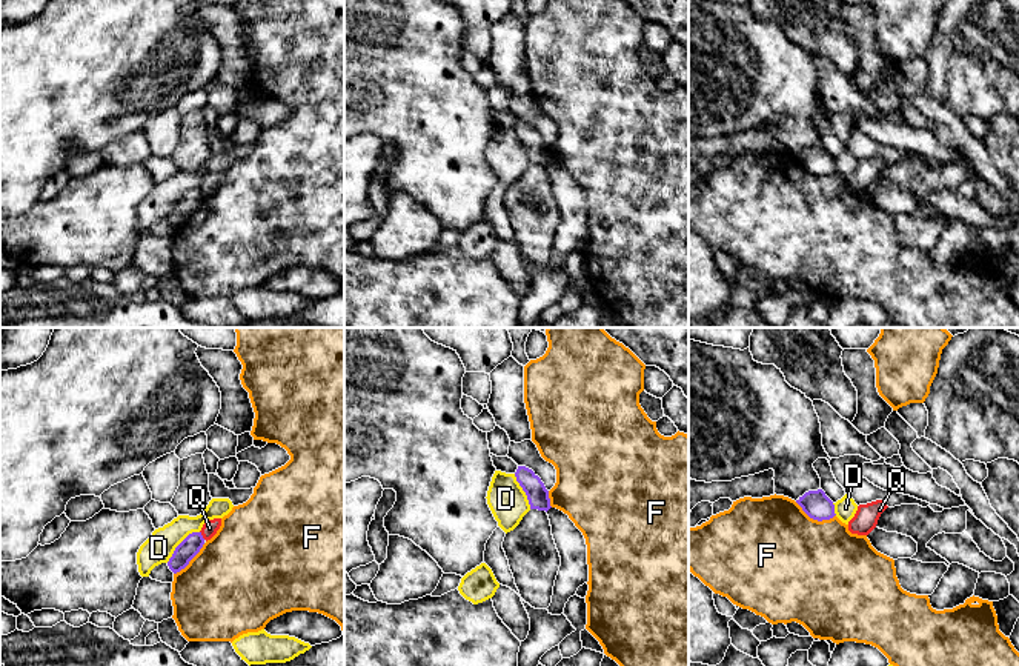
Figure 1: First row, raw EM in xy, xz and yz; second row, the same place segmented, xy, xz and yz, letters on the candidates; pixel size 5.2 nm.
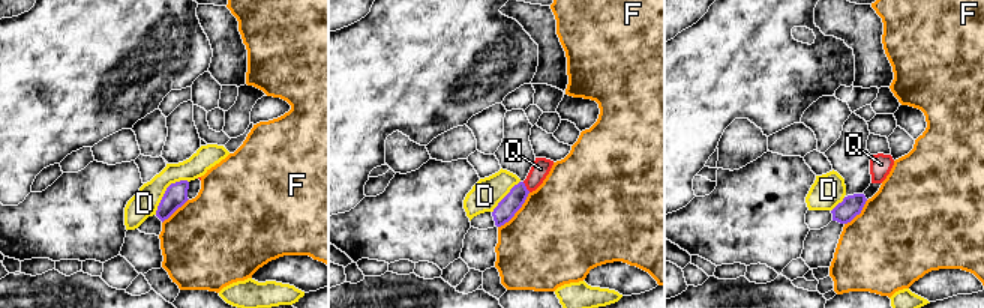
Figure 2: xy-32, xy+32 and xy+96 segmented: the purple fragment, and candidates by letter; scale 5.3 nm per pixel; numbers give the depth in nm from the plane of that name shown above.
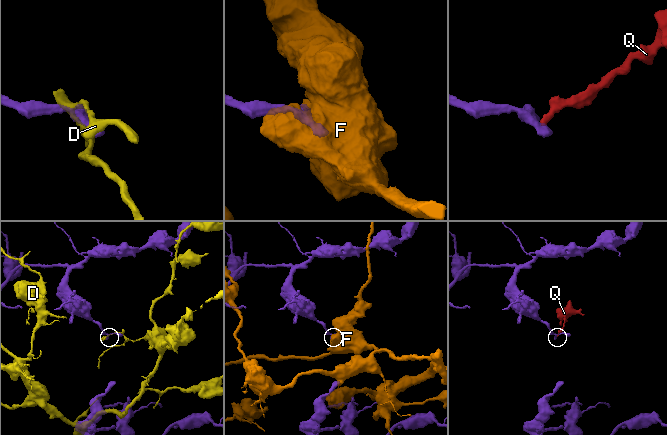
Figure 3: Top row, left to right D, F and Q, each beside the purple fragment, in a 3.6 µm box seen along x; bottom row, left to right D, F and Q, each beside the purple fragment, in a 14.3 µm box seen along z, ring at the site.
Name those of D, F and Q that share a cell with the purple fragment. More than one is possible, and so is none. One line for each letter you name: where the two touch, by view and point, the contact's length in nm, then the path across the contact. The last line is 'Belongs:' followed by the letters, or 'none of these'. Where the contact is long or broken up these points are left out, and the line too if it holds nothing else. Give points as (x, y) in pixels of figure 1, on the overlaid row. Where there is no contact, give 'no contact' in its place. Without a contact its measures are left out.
Belongs: none of these

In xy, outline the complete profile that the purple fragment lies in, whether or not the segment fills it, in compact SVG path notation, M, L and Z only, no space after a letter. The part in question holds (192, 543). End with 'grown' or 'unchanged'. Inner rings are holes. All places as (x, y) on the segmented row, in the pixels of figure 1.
M201 532L189 534L174 551L168 561L169 569L177 574L200 552L204 544Z; unchanged

